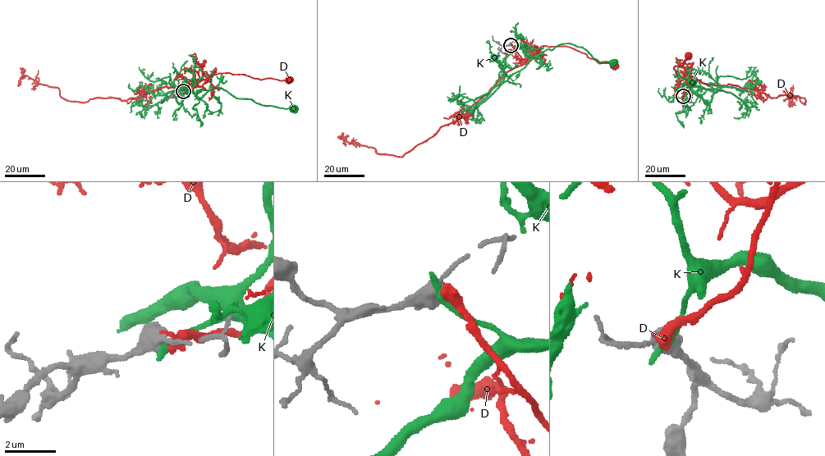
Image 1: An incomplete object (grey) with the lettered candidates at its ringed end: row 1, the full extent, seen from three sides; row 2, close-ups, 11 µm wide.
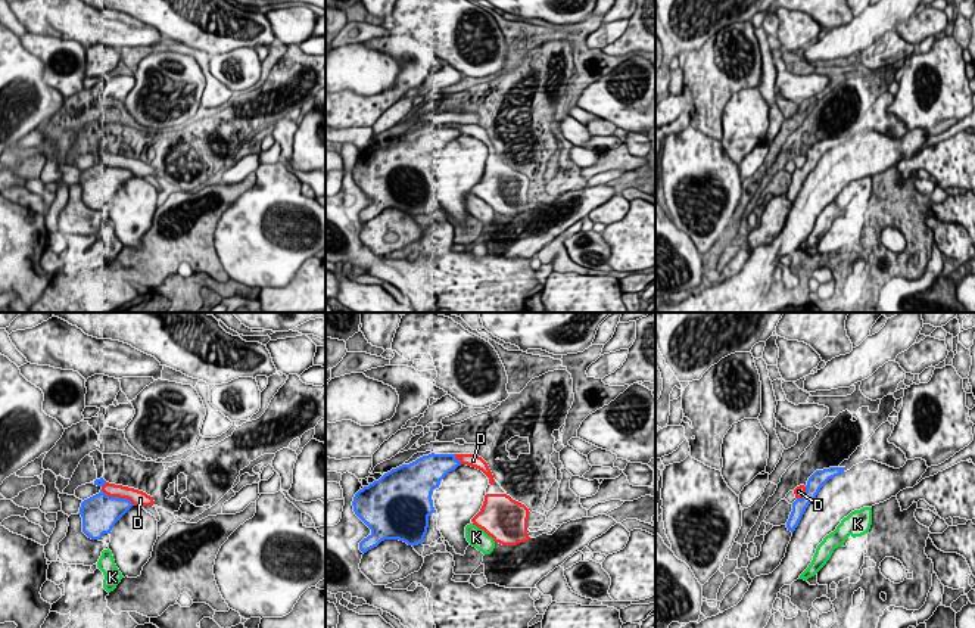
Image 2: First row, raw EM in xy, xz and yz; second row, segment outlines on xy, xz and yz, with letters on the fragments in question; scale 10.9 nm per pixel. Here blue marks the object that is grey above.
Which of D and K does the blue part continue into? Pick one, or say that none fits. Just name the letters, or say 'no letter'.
no letter

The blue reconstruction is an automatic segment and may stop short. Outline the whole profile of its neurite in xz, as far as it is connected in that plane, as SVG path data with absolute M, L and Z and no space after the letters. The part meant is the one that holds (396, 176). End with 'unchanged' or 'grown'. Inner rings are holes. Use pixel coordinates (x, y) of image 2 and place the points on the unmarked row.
M432 122L359 159L352 171L353 181L371 199L359 220L367 223L384 209L399 209L412 217L423 214L429 186L434 183L432 162L458 136L455 124Z; unchanged

